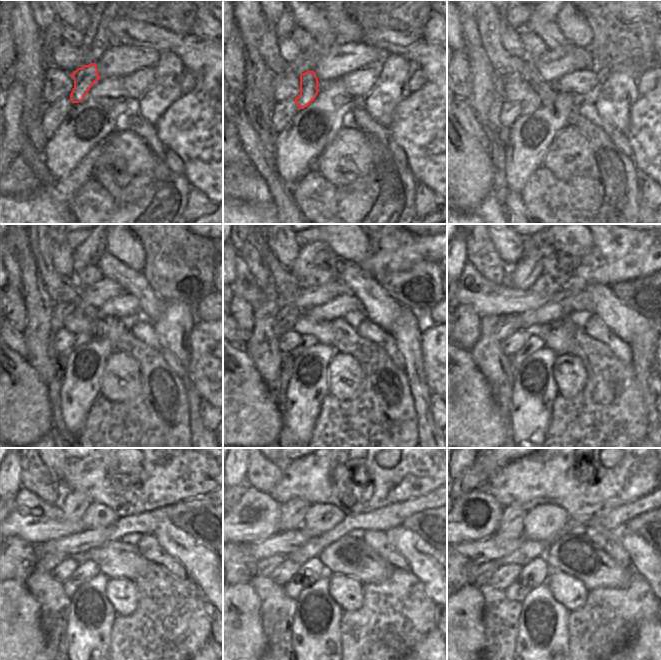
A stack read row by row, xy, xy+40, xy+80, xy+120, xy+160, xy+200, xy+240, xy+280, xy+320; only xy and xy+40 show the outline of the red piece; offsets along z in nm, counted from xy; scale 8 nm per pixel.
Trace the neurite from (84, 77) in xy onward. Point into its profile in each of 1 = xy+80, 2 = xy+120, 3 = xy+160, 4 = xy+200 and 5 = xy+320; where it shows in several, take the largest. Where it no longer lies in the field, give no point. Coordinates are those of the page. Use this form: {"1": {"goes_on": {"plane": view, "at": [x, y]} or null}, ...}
{"1": {"goes_on": {"plane": "xy+80", "at": [532, 102]}}, "2": {"goes_on": {"plane": "xy+120", "at": [81, 338]}}, "3": {"goes_on": {"plane": "xy+160", "at": [306, 341]}}, "4": {"goes_on": {"plane": "xy+200", "at": [533, 343]}}, "5": {"goes_on": {"plane": "xy+320", "at": [535, 573]}}}

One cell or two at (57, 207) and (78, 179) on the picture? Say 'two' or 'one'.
one

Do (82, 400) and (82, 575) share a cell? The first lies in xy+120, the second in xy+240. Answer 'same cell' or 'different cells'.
different cells

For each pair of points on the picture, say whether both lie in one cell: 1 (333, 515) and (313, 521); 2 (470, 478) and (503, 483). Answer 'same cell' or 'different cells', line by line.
1: same cell
2: different cells

